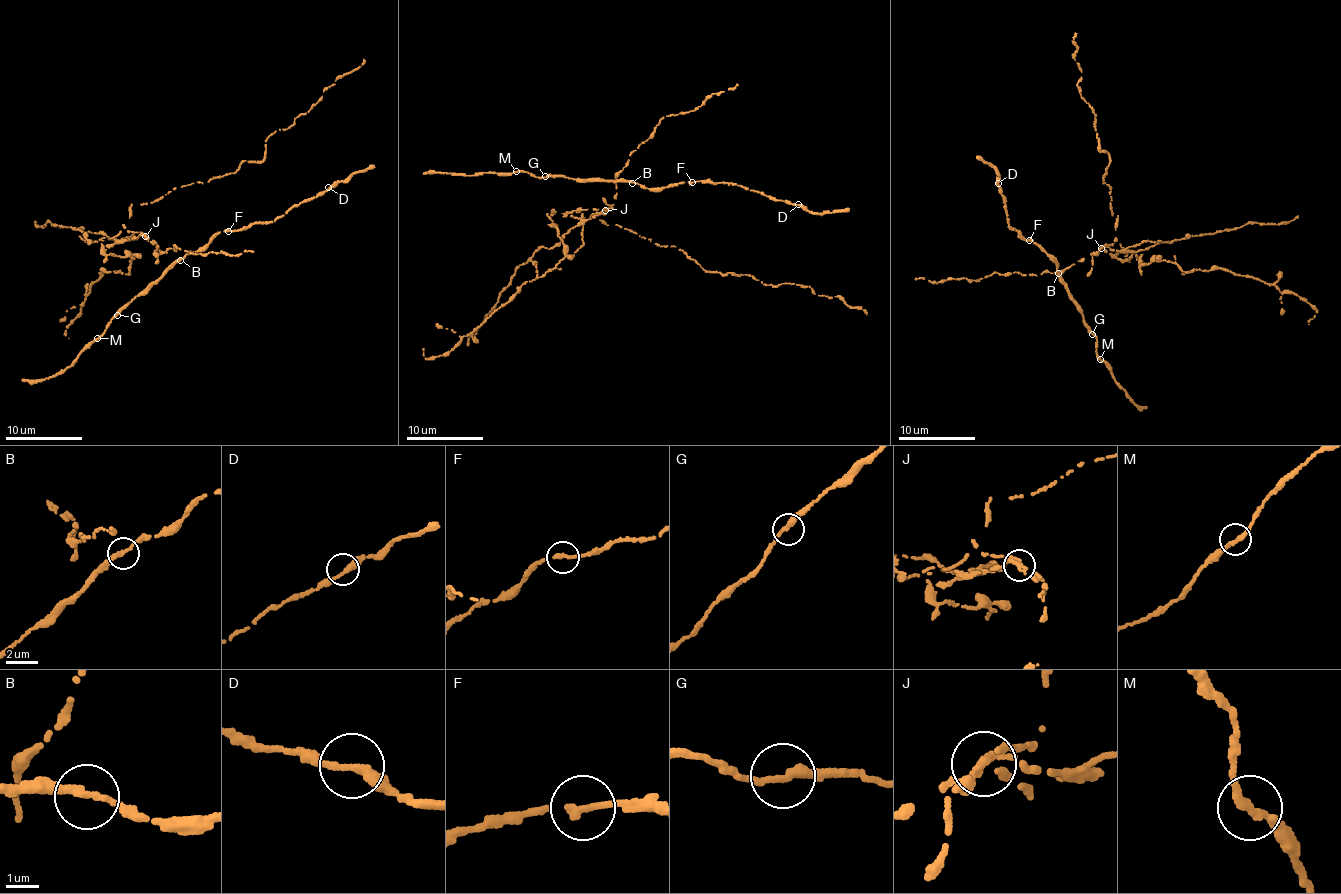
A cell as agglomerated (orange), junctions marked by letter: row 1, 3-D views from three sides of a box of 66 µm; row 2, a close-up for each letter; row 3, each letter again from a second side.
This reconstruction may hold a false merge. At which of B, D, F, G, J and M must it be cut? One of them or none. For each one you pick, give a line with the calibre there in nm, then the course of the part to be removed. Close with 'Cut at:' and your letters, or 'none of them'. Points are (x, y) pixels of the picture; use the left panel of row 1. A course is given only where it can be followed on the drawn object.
J: 240 nm | (146, 236), (125, 227), (131, 205), (261, 160), (268, 137), (365, 60)
Cut at: J

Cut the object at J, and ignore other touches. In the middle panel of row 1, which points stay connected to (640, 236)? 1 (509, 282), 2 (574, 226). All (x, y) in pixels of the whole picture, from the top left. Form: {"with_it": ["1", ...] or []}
{"with_it": []}

